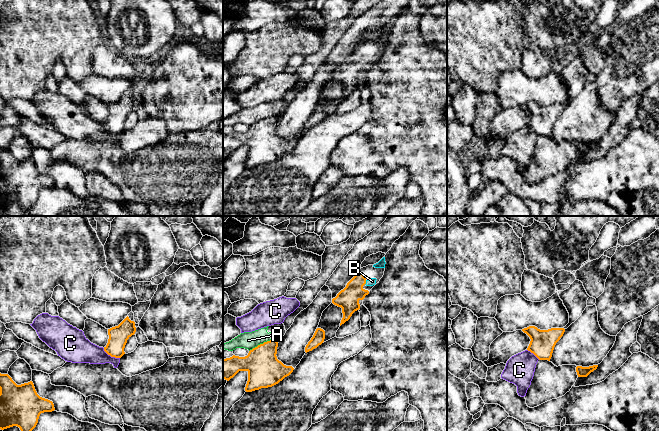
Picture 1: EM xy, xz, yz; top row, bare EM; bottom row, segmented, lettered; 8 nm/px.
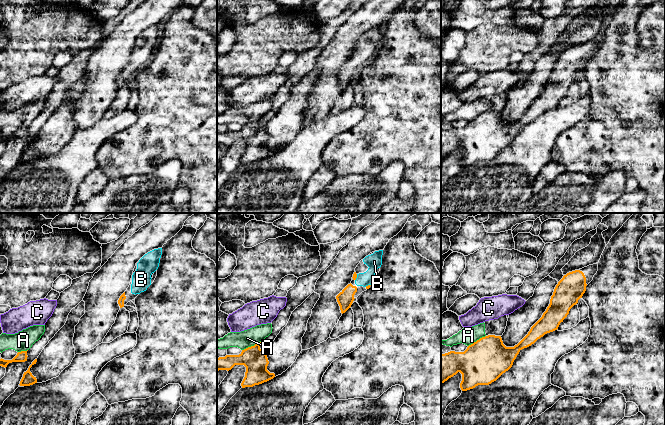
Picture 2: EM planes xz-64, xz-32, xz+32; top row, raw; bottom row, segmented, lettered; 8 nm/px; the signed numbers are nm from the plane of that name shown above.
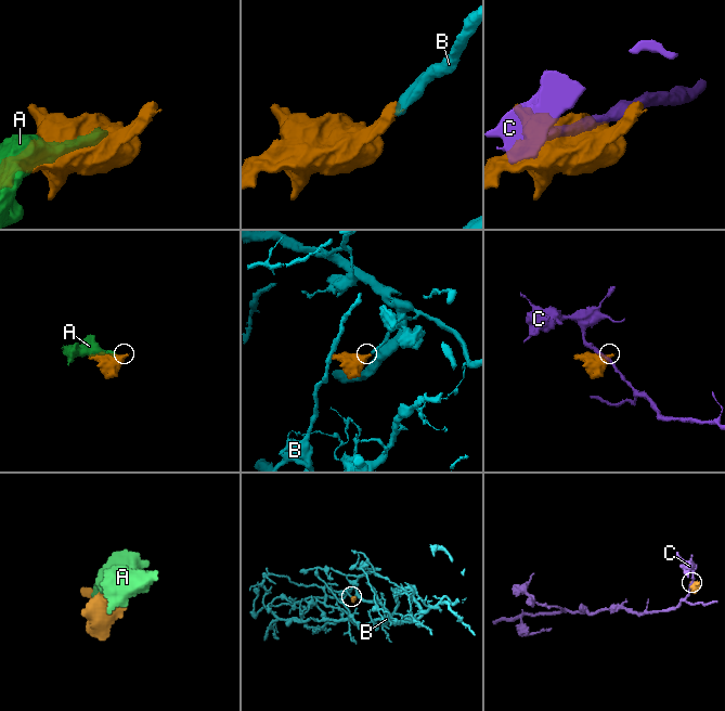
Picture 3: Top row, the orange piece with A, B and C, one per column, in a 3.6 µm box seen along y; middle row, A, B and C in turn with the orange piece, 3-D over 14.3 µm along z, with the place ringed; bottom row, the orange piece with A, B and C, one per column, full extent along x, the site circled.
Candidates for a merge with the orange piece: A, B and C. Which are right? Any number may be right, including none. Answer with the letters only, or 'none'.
B

